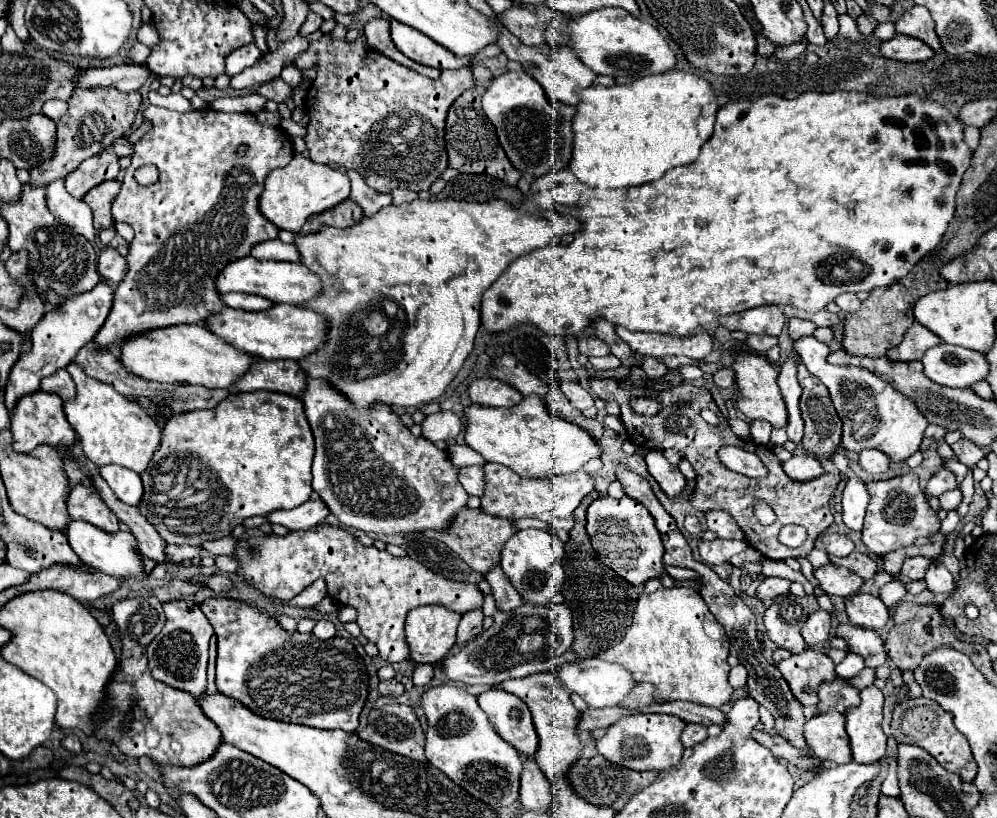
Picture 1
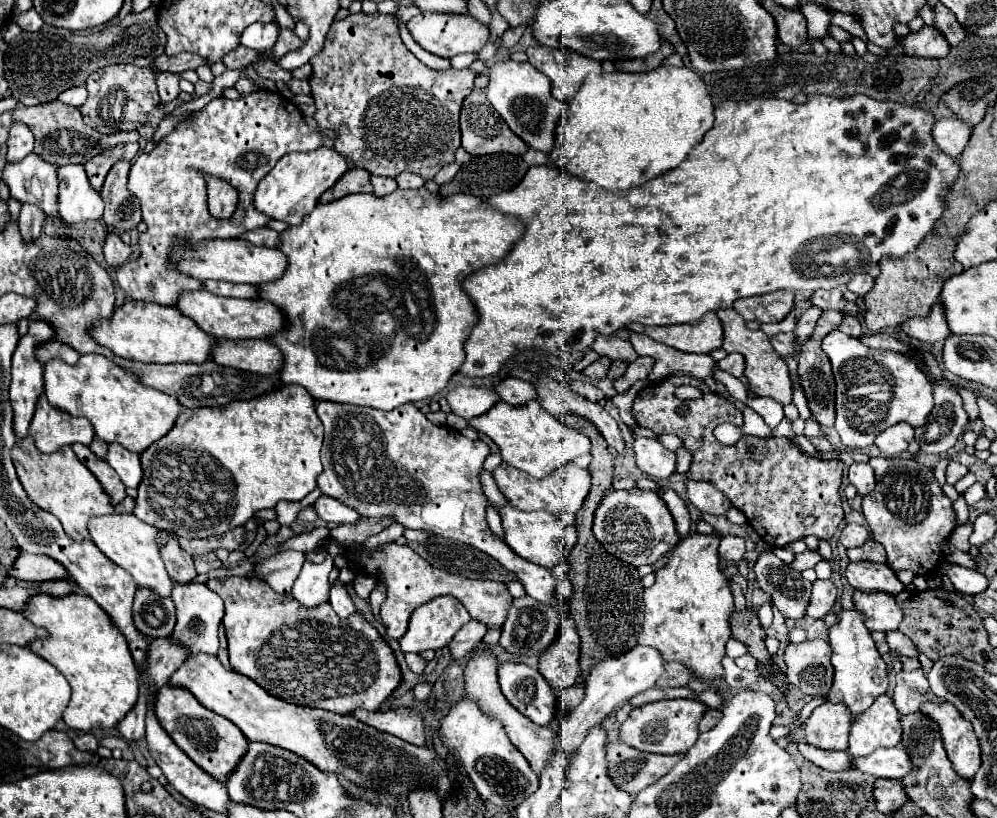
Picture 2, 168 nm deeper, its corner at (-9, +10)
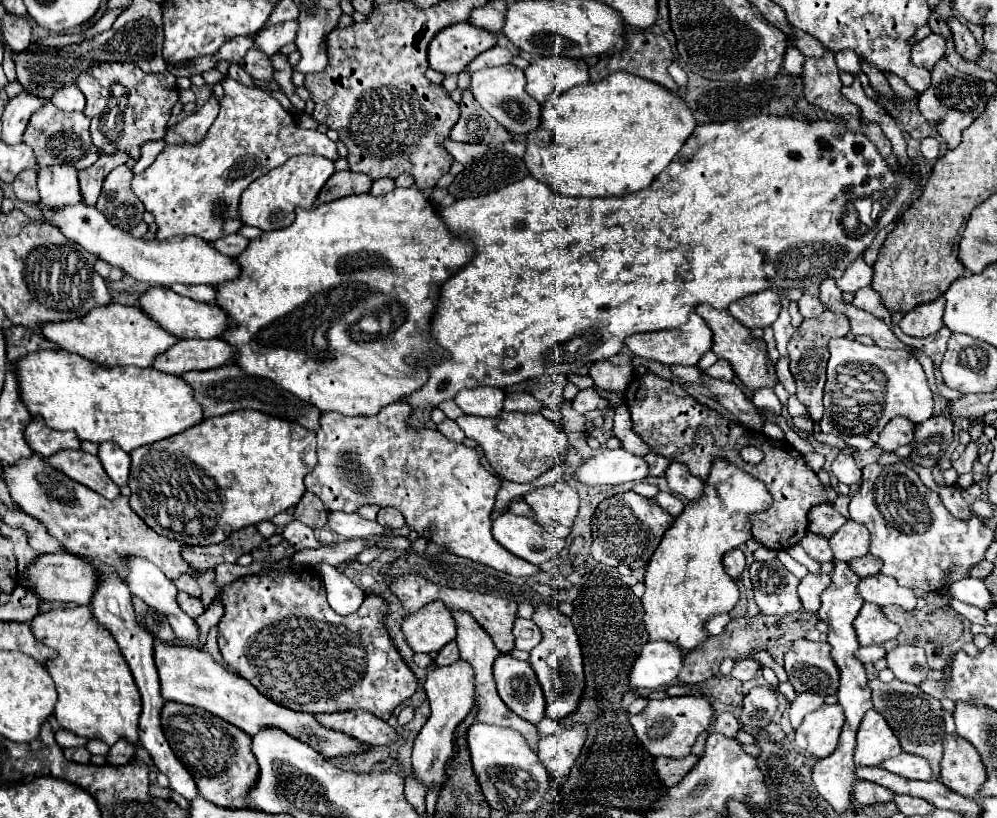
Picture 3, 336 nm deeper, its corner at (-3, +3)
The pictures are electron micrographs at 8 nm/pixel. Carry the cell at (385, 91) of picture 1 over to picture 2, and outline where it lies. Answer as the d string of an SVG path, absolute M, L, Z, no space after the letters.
M355 13L343 21L335 21L325 37L325 47L311 61L313 75L309 77L315 97L315 121L321 129L339 133L335 149L353 161L355 167L369 169L371 175L397 177L403 171L421 175L431 181L443 165L455 161L455 151L461 145L459 111L463 99L473 91L475 73L471 69L435 71L423 65L401 41L399 21L395 15Z

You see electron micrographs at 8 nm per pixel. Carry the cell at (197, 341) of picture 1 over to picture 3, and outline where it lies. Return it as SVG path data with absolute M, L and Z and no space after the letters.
M107 304L93 308L87 316L65 320L61 324L47 324L43 328L43 336L53 340L63 350L85 356L103 366L139 366L147 368L155 362L159 352L167 352L175 342L175 336L167 334L165 328L159 328L155 320L151 320L139 306L123 306L123 304Z

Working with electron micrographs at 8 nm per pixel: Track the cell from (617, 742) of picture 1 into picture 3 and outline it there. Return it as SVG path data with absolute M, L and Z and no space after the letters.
M679 696L679 698L663 698L663 700L649 700L643 712L629 716L633 732L651 756L667 756L667 758L685 758L691 754L691 746L695 744L697 736L709 728L713 718L713 708L705 698L695 696Z

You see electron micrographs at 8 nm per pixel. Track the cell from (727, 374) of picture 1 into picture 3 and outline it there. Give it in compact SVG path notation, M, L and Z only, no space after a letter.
M717 360L711 368L707 368L707 374L713 378L719 378L719 380L733 380L735 378L733 368L727 360Z

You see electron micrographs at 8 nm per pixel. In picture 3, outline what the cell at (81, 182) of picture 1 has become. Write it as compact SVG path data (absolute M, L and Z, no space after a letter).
M115 152L115 154L103 154L91 168L87 170L79 170L79 186L83 192L83 200L85 204L93 206L99 198L101 192L101 184L105 180L105 176L119 164L125 164L129 160L127 152Z

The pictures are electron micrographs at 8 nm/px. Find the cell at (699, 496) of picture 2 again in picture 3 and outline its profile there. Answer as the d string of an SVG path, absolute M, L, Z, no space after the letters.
M671 462L671 466L665 472L667 484L675 494L681 494L687 502L697 502L703 496L703 482L695 476L691 476L683 464Z

